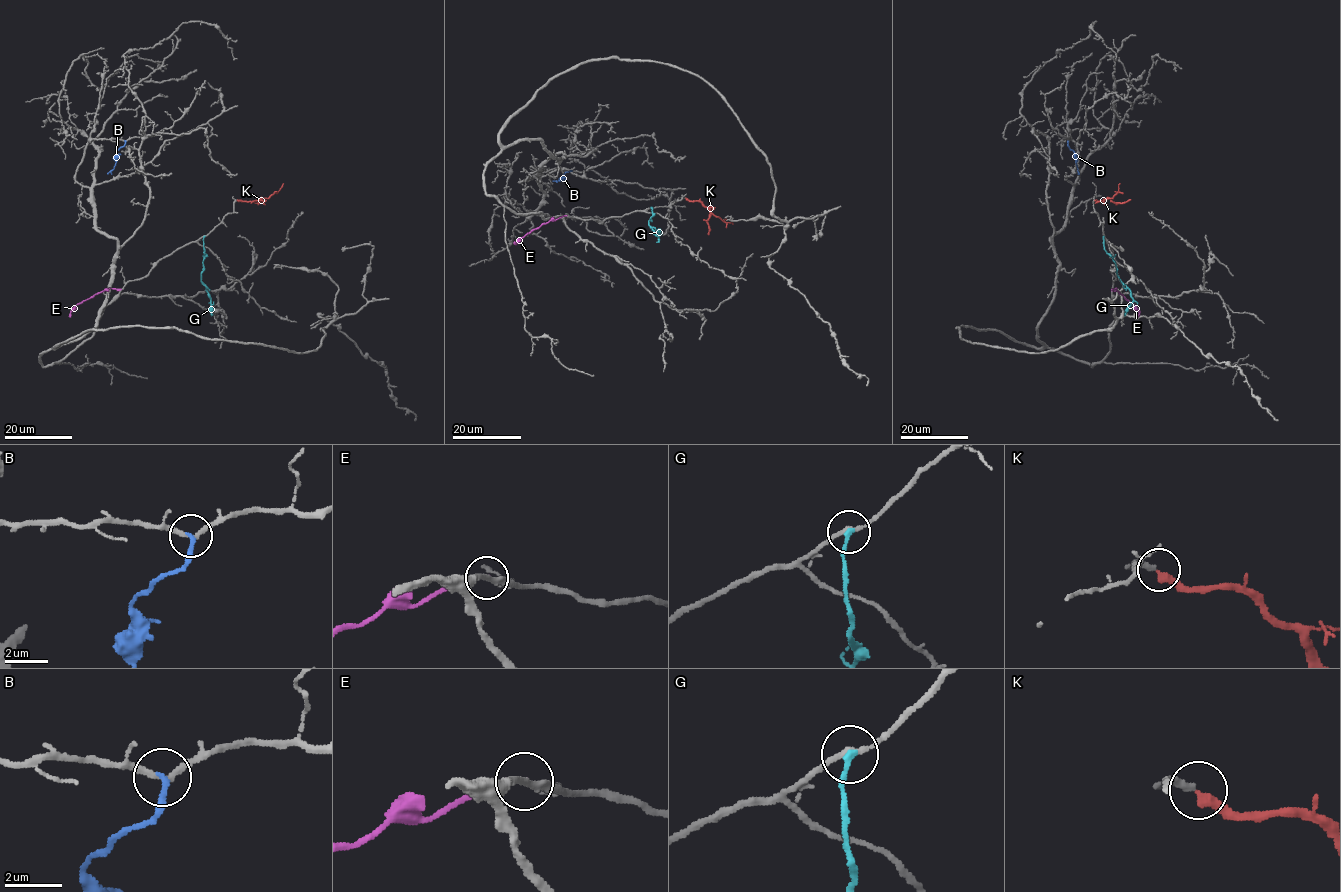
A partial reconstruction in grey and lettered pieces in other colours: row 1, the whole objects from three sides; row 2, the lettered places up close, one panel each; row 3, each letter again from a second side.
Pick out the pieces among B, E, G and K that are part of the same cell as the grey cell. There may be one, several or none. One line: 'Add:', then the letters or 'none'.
Add: none

